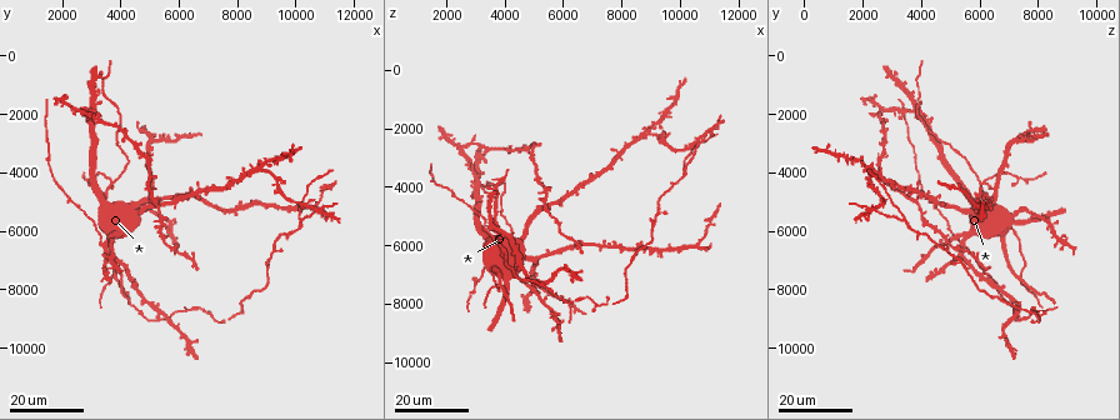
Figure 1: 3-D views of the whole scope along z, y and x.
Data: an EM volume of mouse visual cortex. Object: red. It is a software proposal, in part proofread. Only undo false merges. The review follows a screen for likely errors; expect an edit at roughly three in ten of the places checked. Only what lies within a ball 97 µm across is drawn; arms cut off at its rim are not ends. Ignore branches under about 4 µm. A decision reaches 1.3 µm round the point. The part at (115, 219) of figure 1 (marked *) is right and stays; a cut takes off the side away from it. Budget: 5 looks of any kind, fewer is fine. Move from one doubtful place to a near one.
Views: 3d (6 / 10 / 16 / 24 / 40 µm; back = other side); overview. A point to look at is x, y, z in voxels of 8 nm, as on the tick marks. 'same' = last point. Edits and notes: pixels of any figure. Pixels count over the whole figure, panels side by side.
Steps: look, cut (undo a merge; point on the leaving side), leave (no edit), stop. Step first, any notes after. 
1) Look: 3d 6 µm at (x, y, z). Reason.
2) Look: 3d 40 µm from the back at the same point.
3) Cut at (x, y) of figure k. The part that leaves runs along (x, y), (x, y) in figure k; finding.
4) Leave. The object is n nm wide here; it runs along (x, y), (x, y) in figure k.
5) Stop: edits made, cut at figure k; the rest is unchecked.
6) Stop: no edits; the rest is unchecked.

Look: 3d 24 µm at (5200, 9000, 7400). Two arms in line, one across.

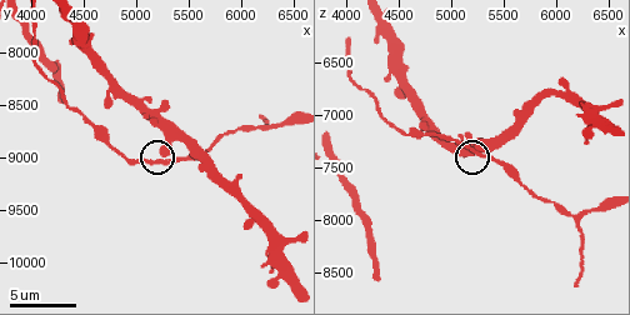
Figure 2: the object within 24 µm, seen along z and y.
Look: 3d 6 µm at (5300, 9060, 7380).

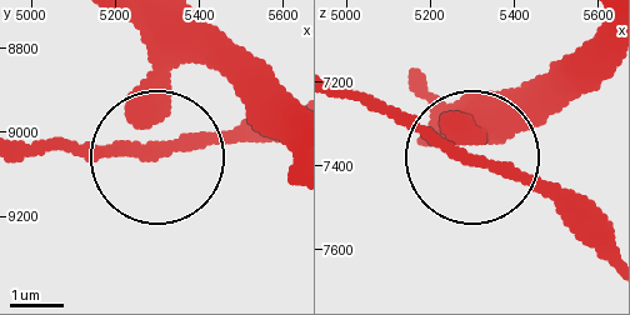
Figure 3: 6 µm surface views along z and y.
Leave. 3 arms meet here; one cell here.

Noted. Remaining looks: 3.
Look: 3d 10 µm at (6220, 8700, 7960). Three-way junction.

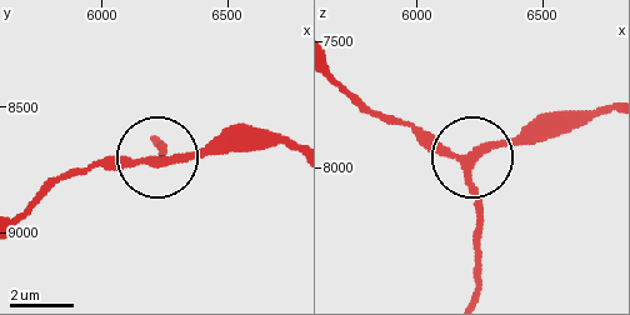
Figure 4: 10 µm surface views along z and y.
Leave. The object is 230 nm wide here; it runs along (341, 85), (469, 160), (479, 244) in figure 4; all the same cell.

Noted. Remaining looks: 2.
Look: 3d 16 µm at (10800, 5200, 2000). Small branch off a trunk.

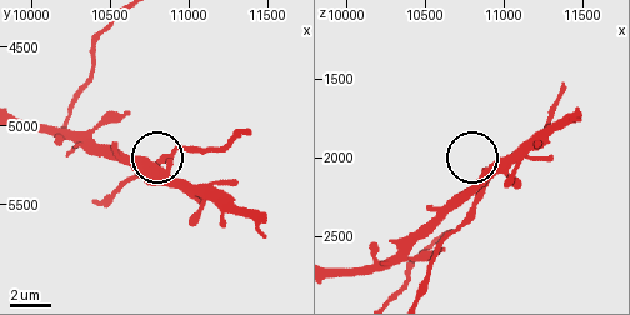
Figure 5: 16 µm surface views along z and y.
Look: 3d 6 µm at (10860, 5280, 2120).

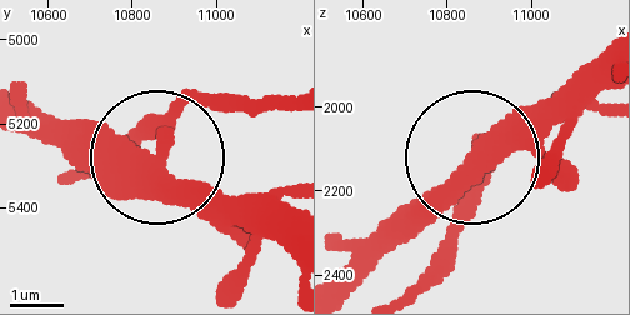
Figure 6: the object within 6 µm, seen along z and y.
Leave. The side arm is 7 µm long; all the same cell.

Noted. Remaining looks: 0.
Stop: no edits; the rest is unchecked.

